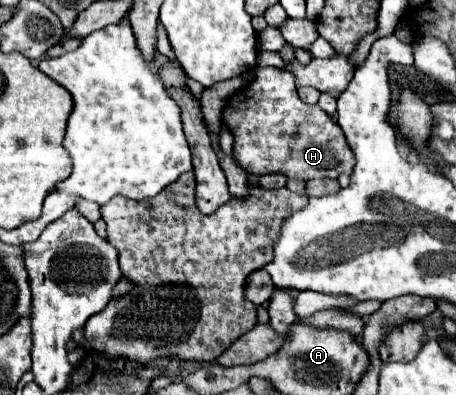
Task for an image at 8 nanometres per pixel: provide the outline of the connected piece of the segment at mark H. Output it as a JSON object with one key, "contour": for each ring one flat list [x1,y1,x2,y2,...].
{"contour":[[256,68,256,80,250,82,246,88,238,90,236,94,232,94,224,108,222,108,222,124,230,130,230,134,234,136,234,160,236,164,240,164,240,168,244,168,248,174,284,174,286,178,292,178,292,180,300,180,300,182,308,182,308,180,316,180,316,178,338,178,340,174,352,174,354,170,354,164,356,164,356,158,354,158,354,152,350,150,348,142,346,142,346,136,342,132,342,128,338,126,338,122,334,122,320,106,308,106,304,104,298,94,296,94,296,84,294,84,294,76,286,70,278,70,278,68]]}

